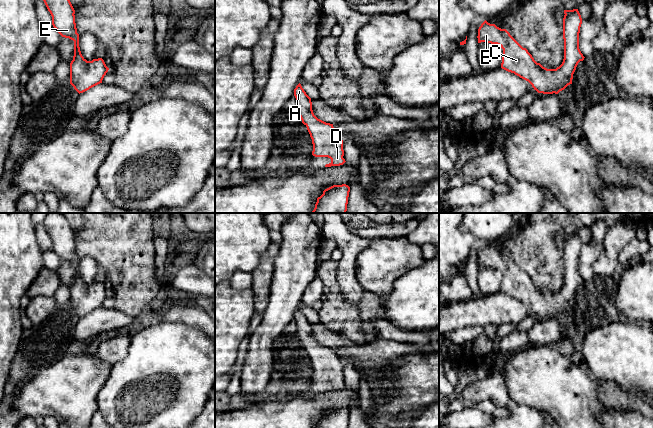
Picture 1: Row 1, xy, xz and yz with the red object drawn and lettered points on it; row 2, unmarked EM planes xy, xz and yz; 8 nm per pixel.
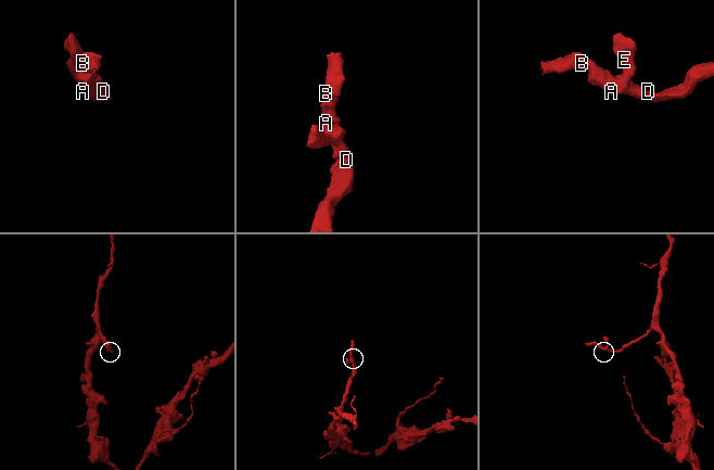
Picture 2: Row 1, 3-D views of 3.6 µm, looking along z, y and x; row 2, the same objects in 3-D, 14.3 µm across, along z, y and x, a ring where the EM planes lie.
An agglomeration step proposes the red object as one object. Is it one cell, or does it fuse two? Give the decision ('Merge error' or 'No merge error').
No merge error

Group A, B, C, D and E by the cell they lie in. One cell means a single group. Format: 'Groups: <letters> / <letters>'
Groups: A B C D E

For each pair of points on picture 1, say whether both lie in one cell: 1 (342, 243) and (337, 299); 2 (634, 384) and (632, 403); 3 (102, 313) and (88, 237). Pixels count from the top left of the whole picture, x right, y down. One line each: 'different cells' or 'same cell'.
1: different cells
2: different cells
3: different cells

